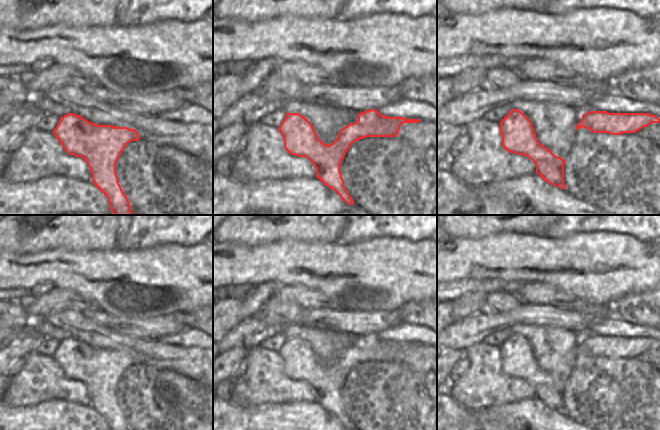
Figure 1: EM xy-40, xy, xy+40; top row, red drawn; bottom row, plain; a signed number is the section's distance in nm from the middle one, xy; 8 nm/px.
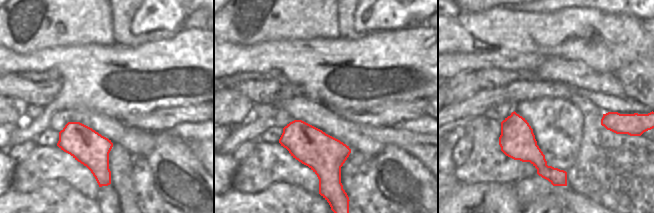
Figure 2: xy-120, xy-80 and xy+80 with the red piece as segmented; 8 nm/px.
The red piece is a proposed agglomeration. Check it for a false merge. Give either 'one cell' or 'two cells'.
one cell

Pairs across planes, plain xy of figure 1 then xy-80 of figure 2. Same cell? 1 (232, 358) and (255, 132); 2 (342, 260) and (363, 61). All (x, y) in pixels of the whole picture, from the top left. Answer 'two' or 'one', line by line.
1: one
2: one

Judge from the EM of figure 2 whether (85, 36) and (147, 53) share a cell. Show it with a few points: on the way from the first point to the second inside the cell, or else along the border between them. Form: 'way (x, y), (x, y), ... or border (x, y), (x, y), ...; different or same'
border (88, 43), (114, 44); different

